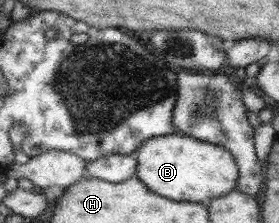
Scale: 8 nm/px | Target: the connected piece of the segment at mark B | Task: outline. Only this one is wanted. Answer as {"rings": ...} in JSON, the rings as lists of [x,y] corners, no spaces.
{"rings":[[[179,133],[143,139],[131,153],[137,179],[153,193],[171,201],[206,203],[235,190],[237,164],[221,146]]]}

